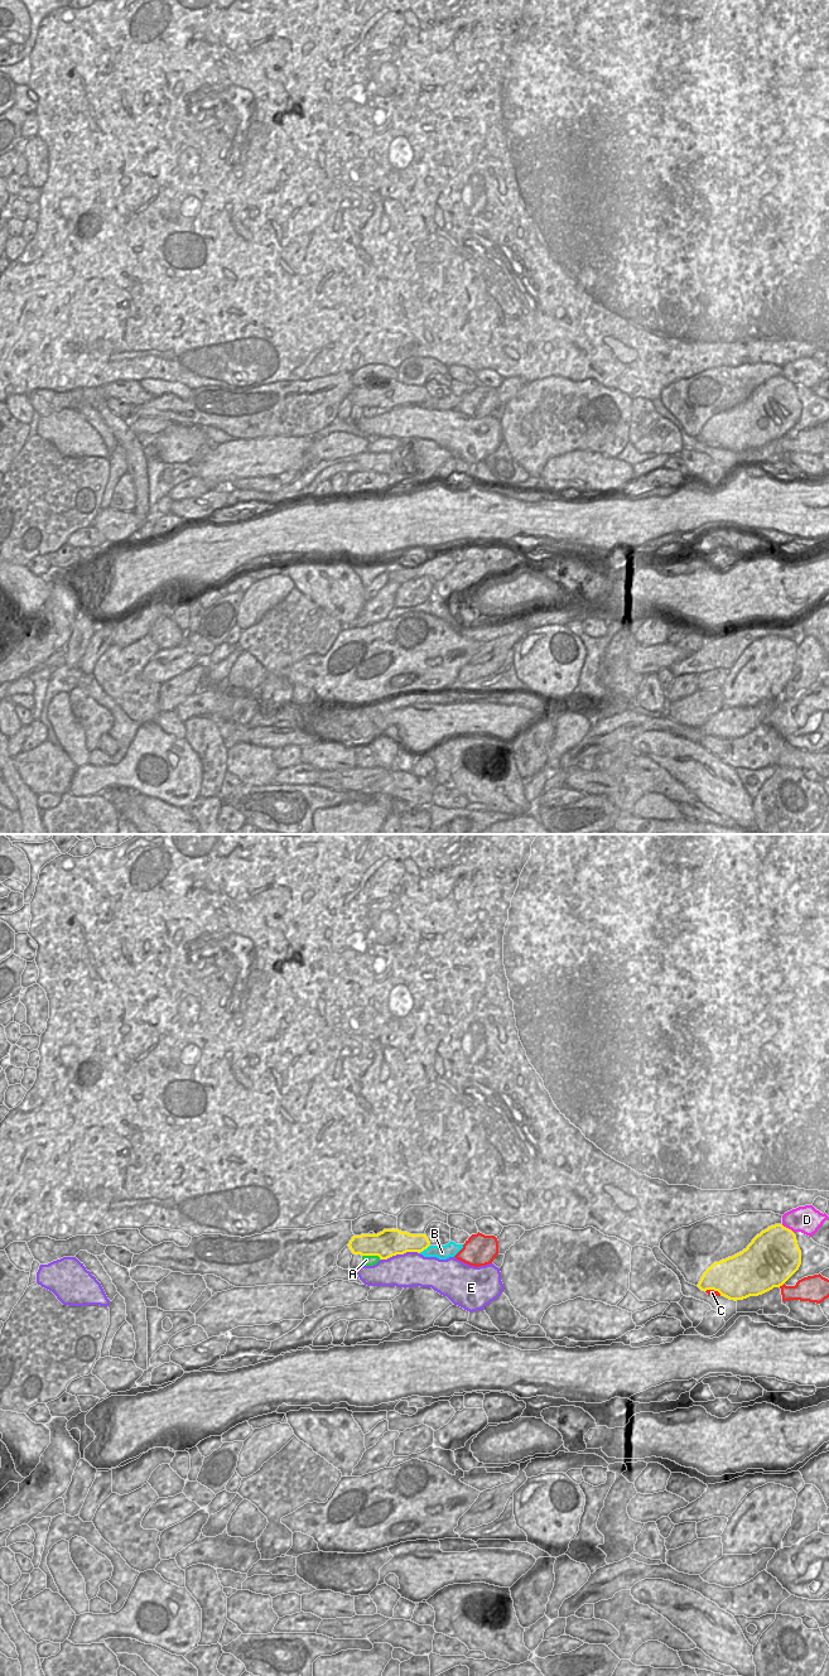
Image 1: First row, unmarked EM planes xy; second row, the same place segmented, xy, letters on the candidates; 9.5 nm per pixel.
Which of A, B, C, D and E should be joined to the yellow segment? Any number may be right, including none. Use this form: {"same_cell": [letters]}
{"same_cell": []}

